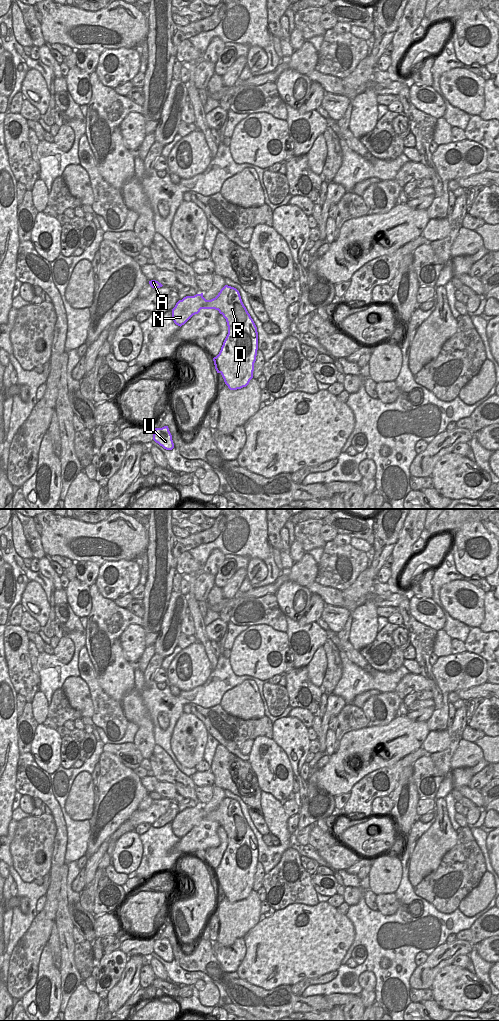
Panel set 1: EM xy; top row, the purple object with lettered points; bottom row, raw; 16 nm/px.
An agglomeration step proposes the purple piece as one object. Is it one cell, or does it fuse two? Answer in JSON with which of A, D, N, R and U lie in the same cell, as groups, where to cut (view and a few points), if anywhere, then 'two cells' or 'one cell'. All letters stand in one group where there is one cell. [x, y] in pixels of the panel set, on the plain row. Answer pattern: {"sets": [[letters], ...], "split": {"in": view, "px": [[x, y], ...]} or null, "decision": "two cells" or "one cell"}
{"sets": [["A", "D", "N", "R", "U"]], "split": null, "decision": "one cell"}

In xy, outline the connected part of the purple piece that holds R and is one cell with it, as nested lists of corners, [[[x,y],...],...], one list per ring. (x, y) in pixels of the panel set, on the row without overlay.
[[[225,797],[218,807],[211,812],[206,812],[203,805],[186,808],[179,812],[172,821],[172,831],[176,837],[181,839],[193,827],[198,826],[201,821],[218,822],[227,834],[228,846],[219,866],[213,870],[217,885],[222,887],[230,902],[246,899],[253,890],[254,875],[258,862],[258,844],[253,831],[242,814],[239,803],[234,799]]]

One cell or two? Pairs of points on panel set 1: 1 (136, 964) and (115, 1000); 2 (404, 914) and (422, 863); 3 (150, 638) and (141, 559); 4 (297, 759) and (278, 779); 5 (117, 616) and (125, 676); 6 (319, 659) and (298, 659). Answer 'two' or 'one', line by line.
1: one
2: two
3: two
4: two
5: one
6: two

